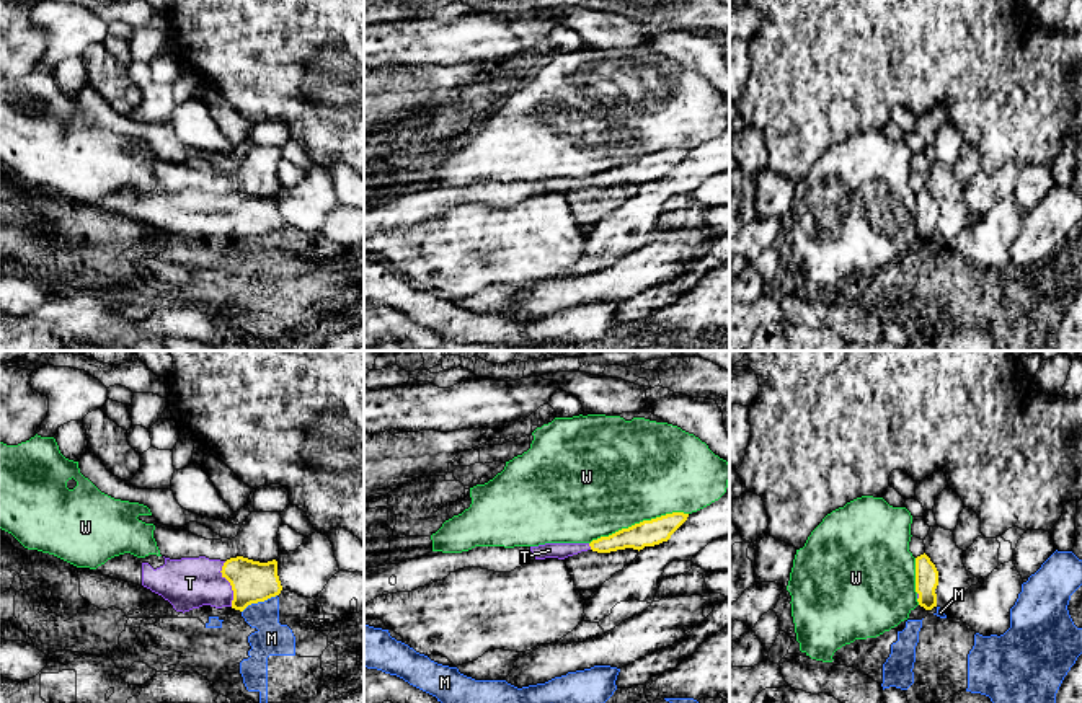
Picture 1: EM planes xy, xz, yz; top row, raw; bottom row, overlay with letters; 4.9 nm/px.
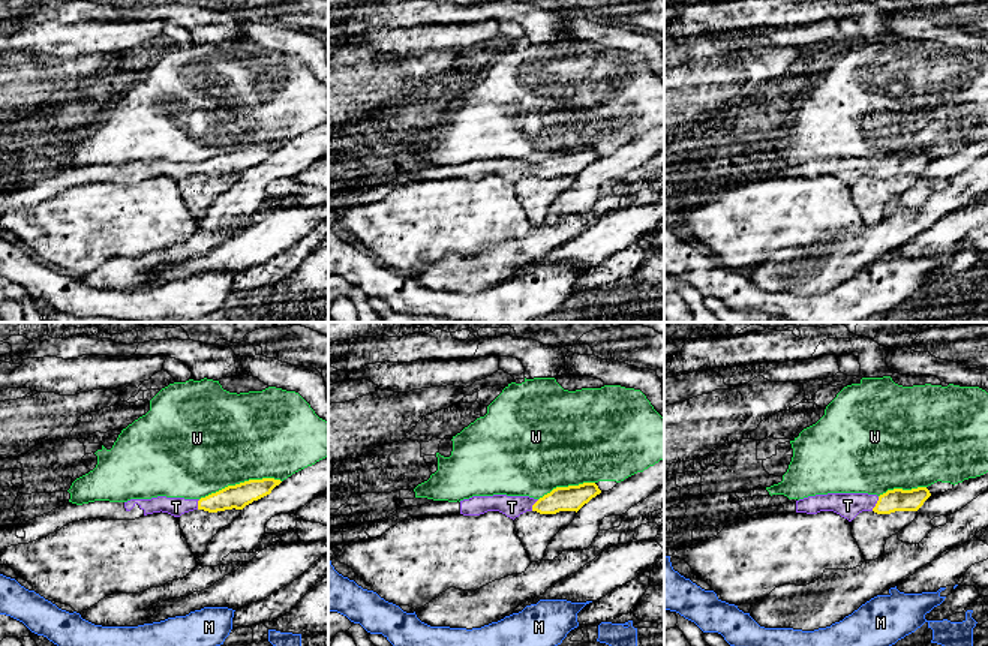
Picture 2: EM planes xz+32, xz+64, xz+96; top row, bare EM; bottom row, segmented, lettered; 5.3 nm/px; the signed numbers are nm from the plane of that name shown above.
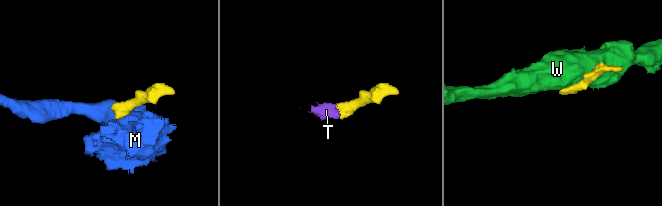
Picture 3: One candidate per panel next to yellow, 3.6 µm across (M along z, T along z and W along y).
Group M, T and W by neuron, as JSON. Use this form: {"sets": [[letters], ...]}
{"sets": [["M"], ["T"], ["W"]]}

